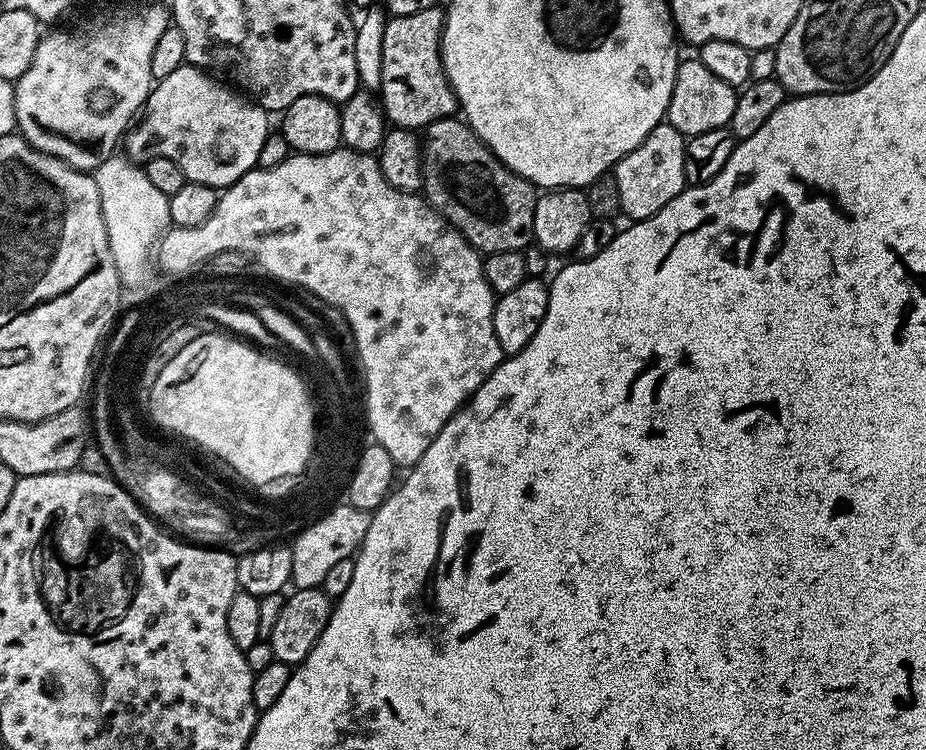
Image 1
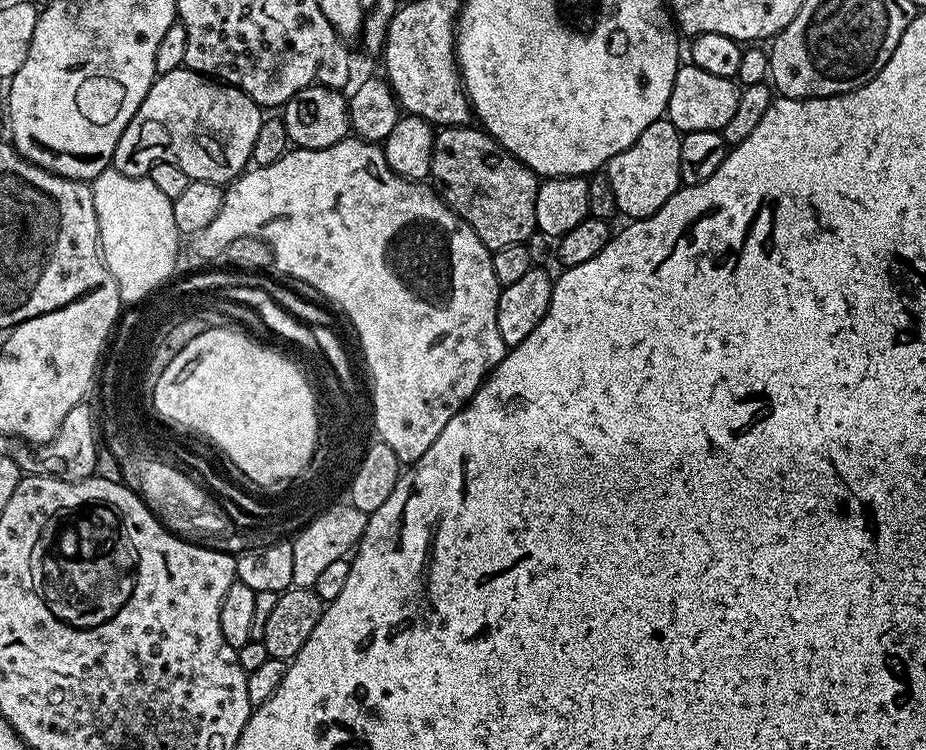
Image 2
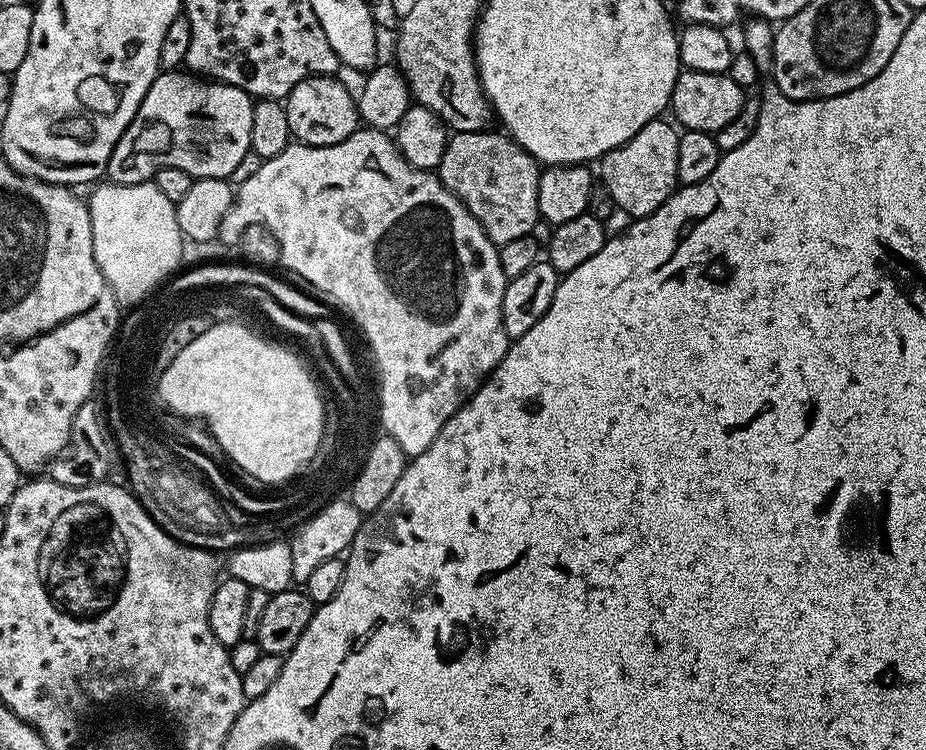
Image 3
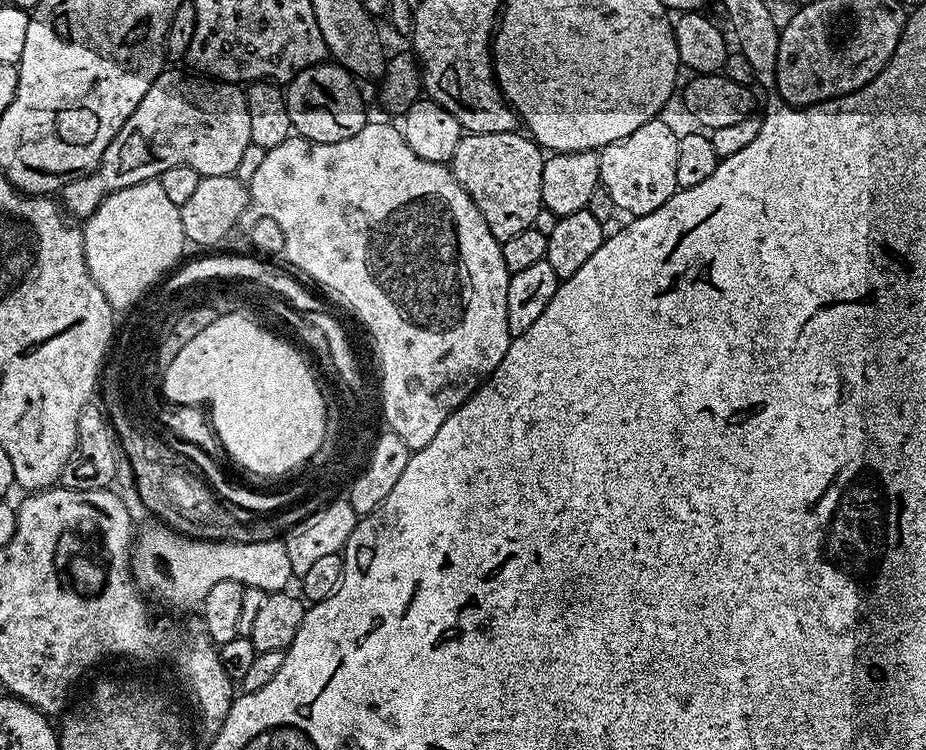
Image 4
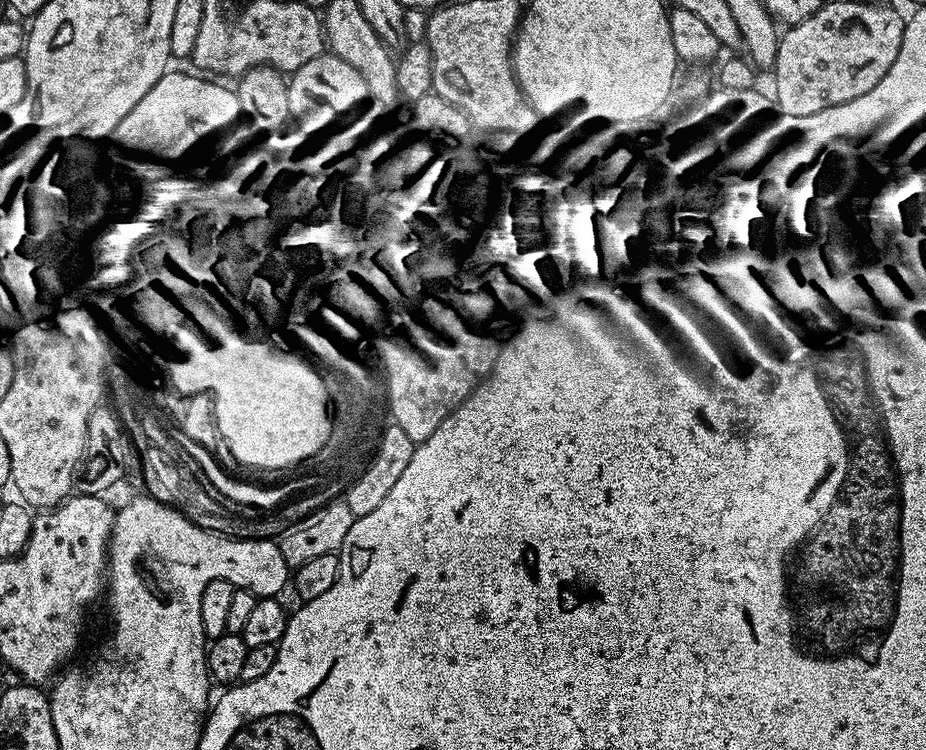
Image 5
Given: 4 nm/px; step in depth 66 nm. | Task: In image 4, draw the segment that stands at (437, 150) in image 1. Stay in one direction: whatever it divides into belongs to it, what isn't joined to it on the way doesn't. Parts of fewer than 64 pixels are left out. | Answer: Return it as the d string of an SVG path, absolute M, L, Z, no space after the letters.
M523 131L482 134L474 132L461 135L450 167L454 178L470 194L482 210L490 234L498 241L514 238L522 230L533 227L542 209L542 170L546 156L539 144Z

